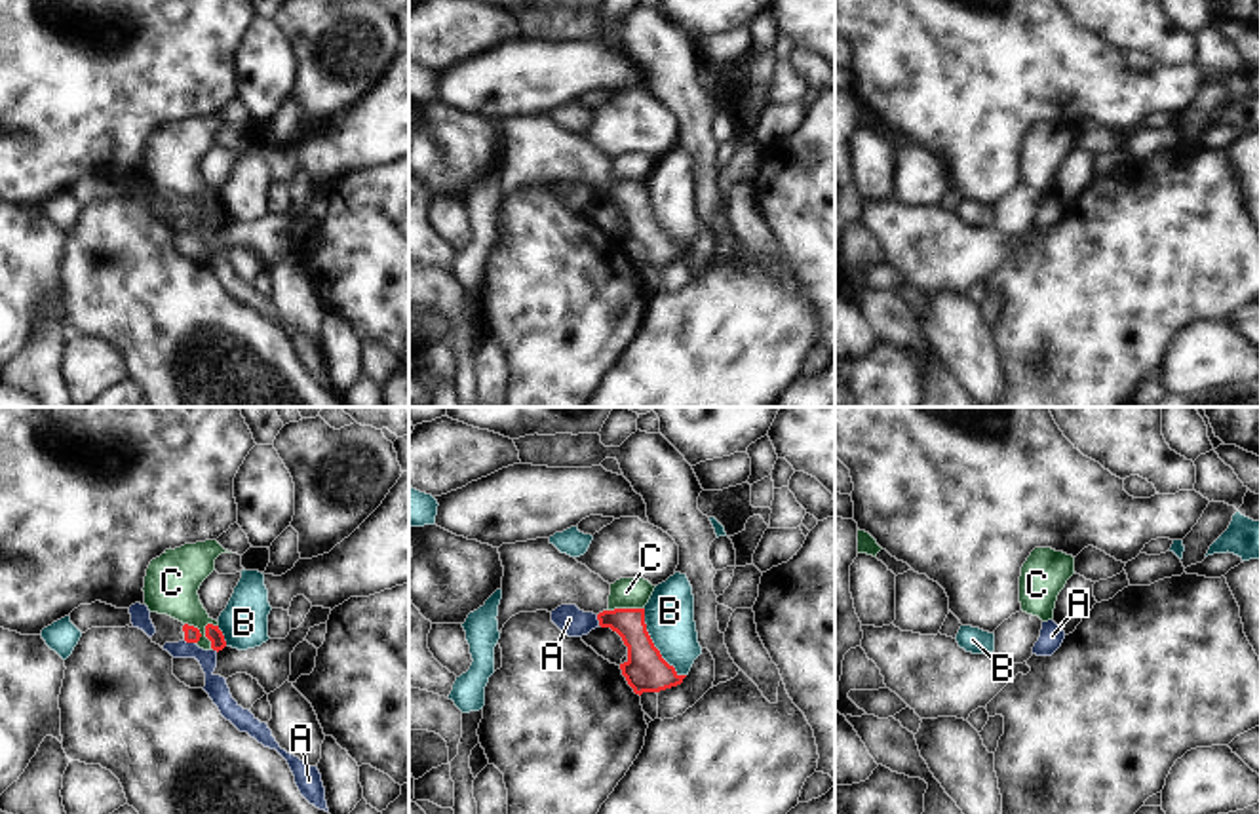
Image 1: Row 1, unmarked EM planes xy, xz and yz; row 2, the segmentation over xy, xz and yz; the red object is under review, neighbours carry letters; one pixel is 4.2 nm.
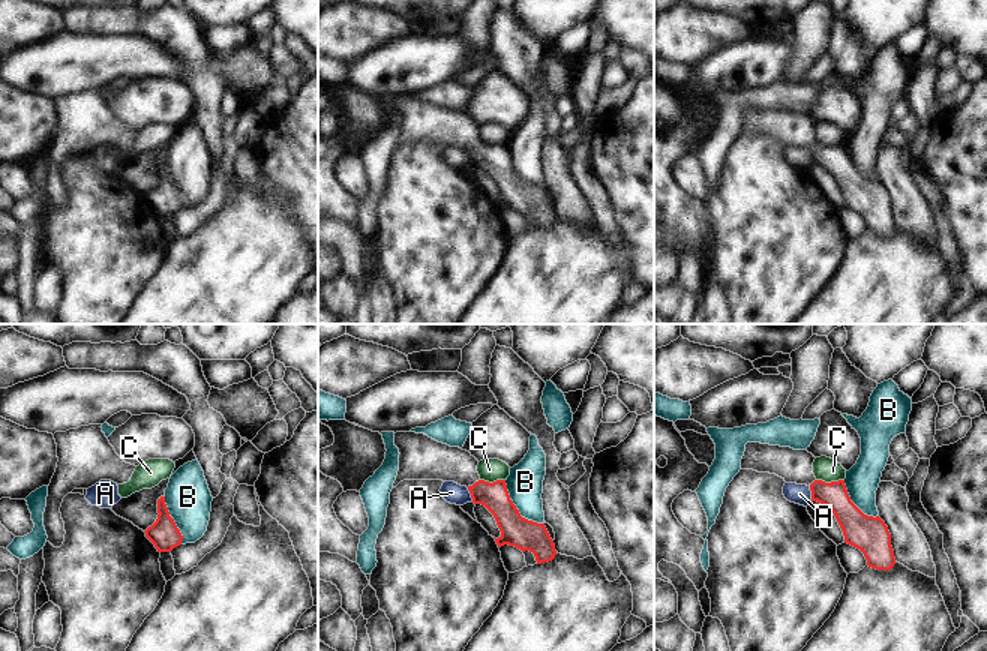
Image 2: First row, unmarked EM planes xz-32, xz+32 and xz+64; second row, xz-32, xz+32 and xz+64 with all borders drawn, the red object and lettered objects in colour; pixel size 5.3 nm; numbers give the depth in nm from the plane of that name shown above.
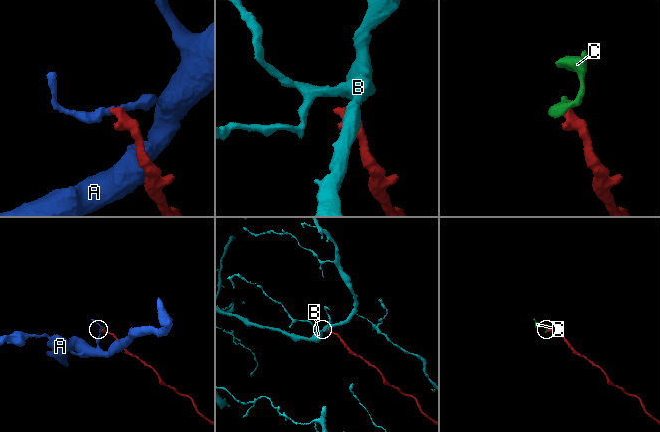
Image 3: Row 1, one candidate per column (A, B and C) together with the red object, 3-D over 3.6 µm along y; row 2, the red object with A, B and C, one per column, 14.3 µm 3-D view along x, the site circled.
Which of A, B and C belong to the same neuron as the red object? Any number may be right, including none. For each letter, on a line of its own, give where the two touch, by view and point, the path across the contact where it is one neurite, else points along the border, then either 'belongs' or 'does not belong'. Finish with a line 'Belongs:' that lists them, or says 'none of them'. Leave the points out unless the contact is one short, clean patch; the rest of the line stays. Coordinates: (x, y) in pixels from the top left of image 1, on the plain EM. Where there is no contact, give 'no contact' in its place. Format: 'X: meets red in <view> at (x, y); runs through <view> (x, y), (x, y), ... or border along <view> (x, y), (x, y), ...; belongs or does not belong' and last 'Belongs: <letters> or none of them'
A: meets red in xy at (191, 215); border along xy (185, 213), (194, 217); does not belong
B: meets red in xz at (653, 219); border along xz (643, 183), (643, 194), (653, 219), (685, 250); does not belong
C: meets red in xy at (200, 208); border along xy (185, 196), (193, 198), (213, 223); does not belong
Belongs: none of them

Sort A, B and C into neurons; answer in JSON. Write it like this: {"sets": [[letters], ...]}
{"sets": [["A"], ["B"], ["C"]]}

